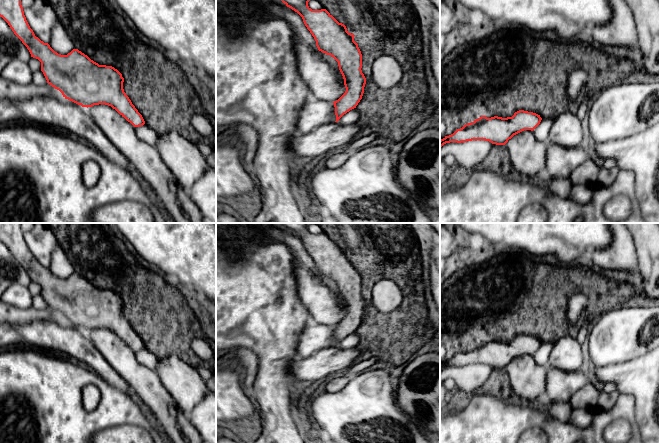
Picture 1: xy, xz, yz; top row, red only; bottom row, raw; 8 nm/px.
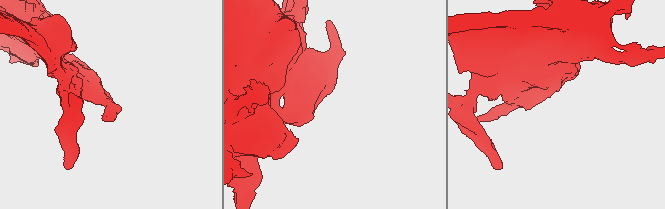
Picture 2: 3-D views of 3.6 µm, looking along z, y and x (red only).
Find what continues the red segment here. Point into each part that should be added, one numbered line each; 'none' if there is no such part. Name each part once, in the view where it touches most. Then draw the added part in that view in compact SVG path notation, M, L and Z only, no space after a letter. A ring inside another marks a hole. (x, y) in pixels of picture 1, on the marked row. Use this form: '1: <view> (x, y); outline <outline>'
none

